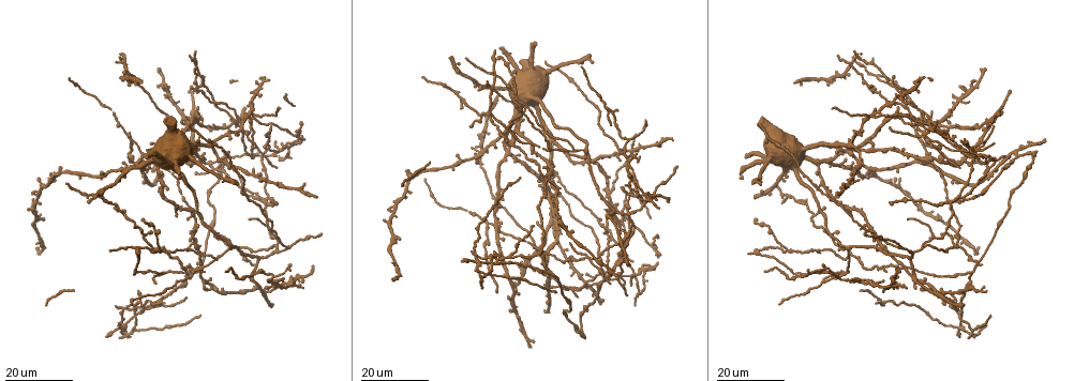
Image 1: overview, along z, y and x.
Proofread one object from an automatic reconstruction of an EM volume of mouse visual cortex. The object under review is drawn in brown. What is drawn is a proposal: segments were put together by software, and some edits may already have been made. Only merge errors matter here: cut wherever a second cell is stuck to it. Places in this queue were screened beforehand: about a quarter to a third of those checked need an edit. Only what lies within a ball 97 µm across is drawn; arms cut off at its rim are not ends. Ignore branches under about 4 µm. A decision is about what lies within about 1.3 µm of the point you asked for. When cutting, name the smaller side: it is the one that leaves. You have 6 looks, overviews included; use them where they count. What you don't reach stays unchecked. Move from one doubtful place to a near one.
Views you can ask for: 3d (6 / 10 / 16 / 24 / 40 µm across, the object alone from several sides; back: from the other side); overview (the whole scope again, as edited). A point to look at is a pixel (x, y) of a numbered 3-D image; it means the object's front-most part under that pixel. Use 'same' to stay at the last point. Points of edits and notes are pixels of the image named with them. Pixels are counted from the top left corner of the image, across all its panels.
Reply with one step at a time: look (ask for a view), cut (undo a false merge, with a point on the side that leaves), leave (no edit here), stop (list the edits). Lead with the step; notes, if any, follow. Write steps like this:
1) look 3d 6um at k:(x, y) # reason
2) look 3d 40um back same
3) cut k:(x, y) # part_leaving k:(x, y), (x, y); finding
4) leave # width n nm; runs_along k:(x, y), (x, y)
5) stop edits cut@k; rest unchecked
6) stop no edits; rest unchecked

look 3d 16um at 1:(253, 273) # branch point

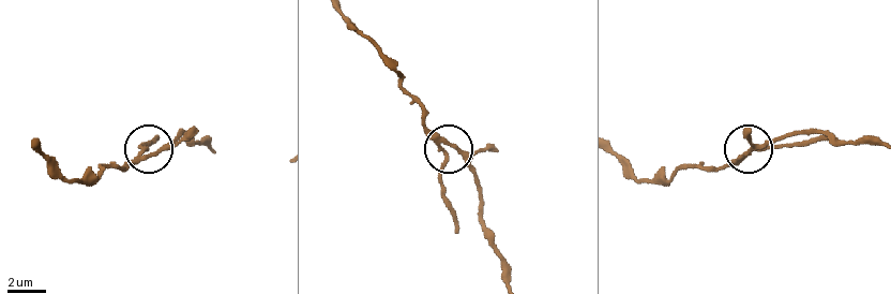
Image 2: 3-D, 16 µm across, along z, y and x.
look 3d 6um at 2:(143, 150)

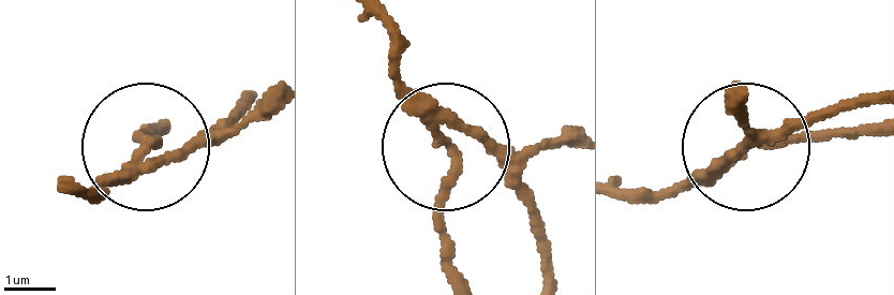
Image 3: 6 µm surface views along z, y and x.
cut 3:(154, 138) # width 170 nm; part_leaving 3:(426, 109), (451, 168), (443, 271); a second cell is stuck on

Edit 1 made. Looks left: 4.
look 3d 24um at 1:(803, 254) # branch point

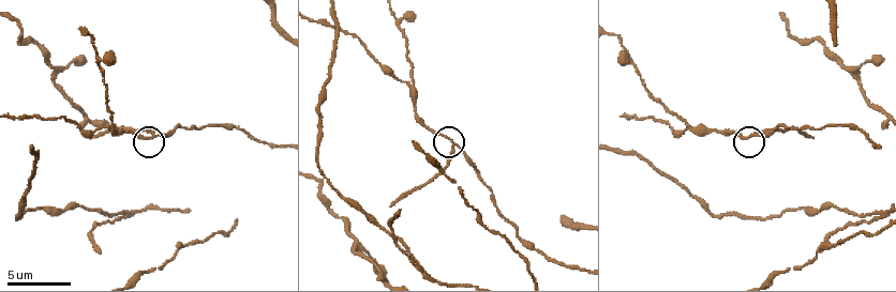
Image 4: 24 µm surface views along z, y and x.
look 3d 10um at 4:(153, 133)

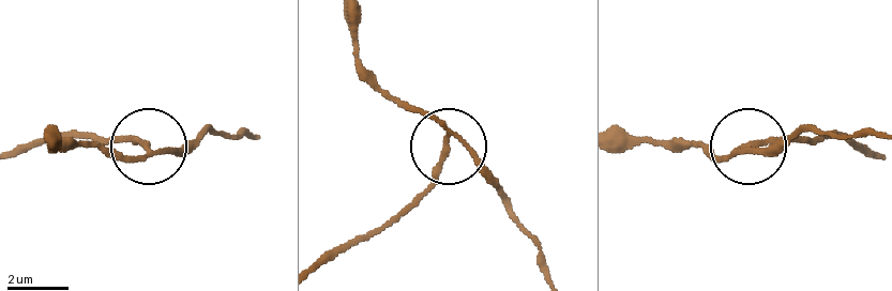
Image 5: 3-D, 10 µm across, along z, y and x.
look 3d 6um at 5:(147, 148)

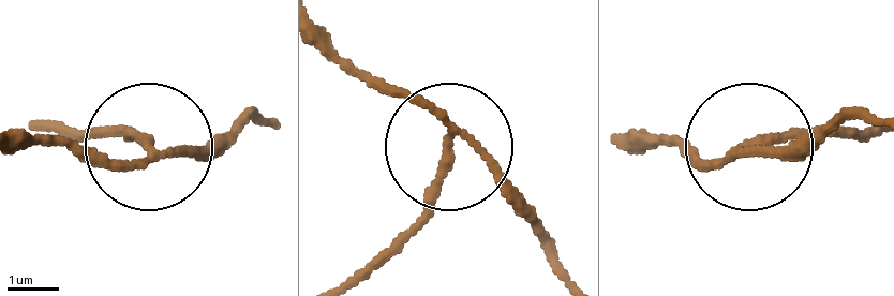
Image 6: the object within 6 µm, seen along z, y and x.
cut 6:(132, 129) # side_arm 8 um; part_leaving 6:(450, 132), (416, 217), (352, 272); a second cell is stuck on

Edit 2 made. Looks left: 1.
stop edits cut@3, cut@6; rest unchecked

